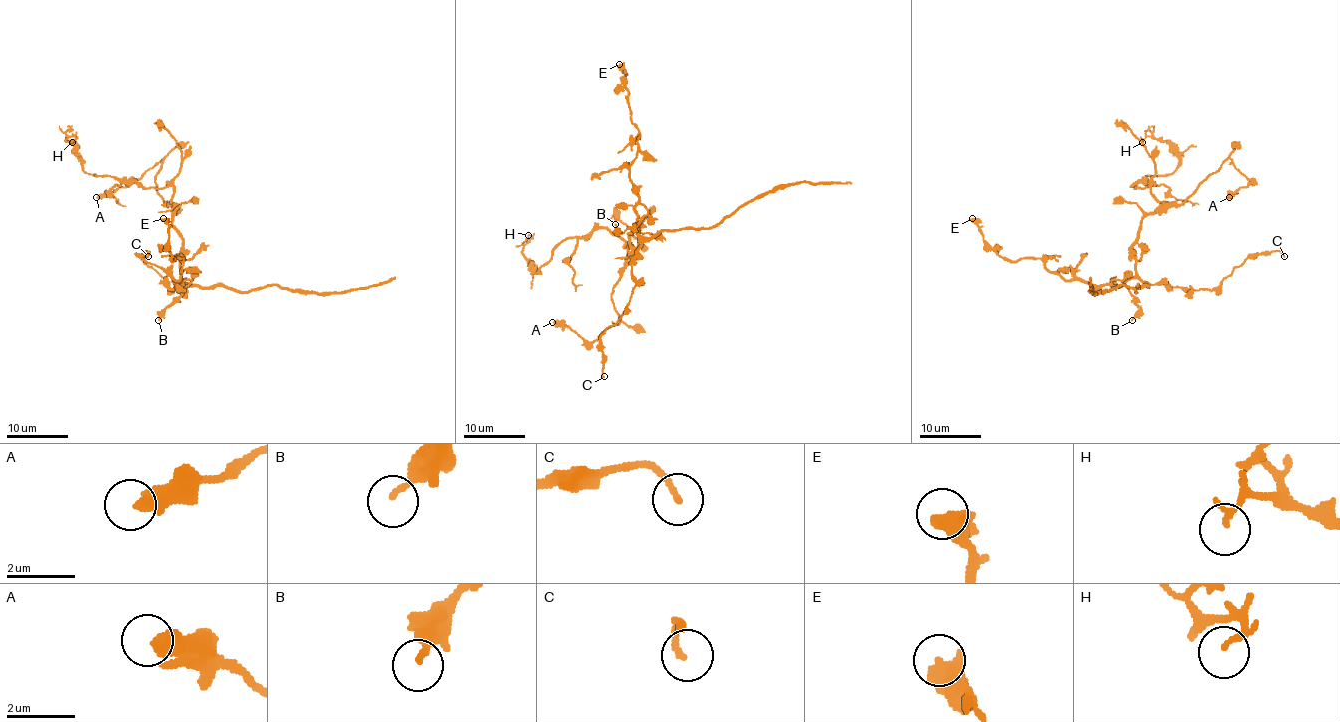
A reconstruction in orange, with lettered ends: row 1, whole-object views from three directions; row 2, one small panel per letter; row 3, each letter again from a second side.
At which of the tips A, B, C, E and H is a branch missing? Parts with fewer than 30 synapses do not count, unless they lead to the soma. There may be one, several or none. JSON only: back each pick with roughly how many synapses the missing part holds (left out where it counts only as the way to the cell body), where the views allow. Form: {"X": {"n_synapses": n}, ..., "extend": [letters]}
{"extend": []}

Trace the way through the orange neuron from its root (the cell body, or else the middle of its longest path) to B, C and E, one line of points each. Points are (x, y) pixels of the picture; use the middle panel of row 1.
B: (638, 226), (638, 216), (638, 223), (623, 232), (615, 224)
C: (638, 226), (636, 233), (641, 247), (632, 265), (635, 288), (630, 302), (619, 319), (600, 338), (604, 376)
E: (638, 226), (638, 192), (630, 178), (630, 163), (638, 151), (639, 133), (632, 122), (626, 70), (619, 64)

